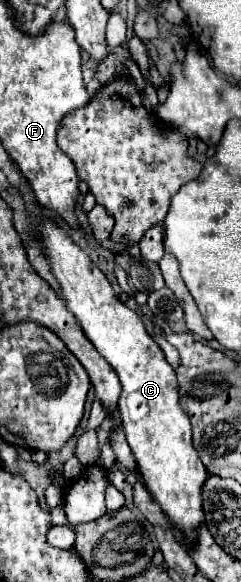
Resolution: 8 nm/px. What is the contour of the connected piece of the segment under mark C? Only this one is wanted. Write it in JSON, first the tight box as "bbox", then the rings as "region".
{"bbox":[38,220,208,546],"region":[[[42,220],[38,230],[46,240],[44,248],[48,260],[54,276],[60,282],[70,312],[76,316],[84,334],[116,370],[122,382],[118,410],[126,440],[136,458],[140,480],[150,492],[152,500],[158,502],[170,524],[180,532],[184,544],[194,546],[200,536],[200,526],[204,524],[202,486],[208,472],[192,446],[190,420],[178,404],[176,374],[170,370],[162,350],[146,332],[140,316],[118,300],[106,276],[70,240],[70,236],[48,220]]]}

